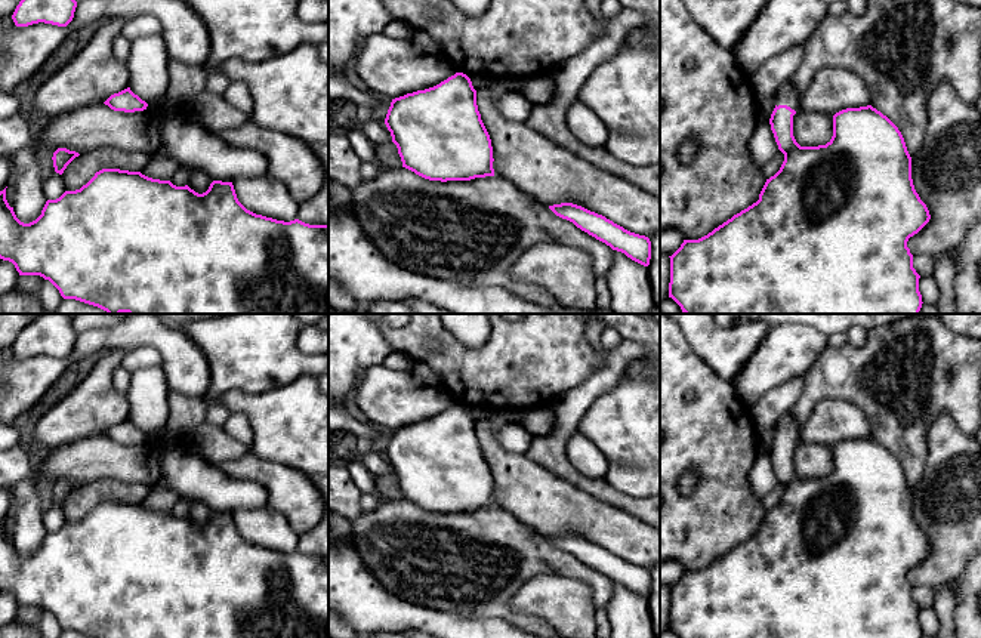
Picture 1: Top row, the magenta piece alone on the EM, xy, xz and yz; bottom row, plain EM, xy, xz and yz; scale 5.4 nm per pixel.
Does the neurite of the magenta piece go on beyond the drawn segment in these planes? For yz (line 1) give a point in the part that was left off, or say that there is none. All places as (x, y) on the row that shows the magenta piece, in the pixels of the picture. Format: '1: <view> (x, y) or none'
1: yz (786, 93)

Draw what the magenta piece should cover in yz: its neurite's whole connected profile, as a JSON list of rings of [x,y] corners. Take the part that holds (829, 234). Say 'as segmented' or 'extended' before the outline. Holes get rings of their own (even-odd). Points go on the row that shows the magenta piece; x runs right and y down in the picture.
extended; [[[783,83],[775,96],[775,108],[769,124],[778,150],[784,154],[780,170],[766,179],[759,200],[734,215],[698,240],[684,240],[670,258],[669,298],[684,314],[919,314],[922,295],[919,292],[920,275],[913,268],[913,255],[907,247],[910,237],[917,234],[931,219],[926,204],[920,200],[911,179],[911,157],[898,127],[872,105],[846,108],[833,115],[833,136],[826,145],[800,147],[793,136],[793,115],[799,110],[799,96],[792,83]]]

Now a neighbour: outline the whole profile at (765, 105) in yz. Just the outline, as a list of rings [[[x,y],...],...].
[[[763,96],[756,99],[756,114],[759,120],[769,121],[774,108],[775,108],[775,96]]]

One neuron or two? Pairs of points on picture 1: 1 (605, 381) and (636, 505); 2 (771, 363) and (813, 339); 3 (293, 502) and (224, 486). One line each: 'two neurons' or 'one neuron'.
1: one neuron
2: one neuron
3: two neurons

